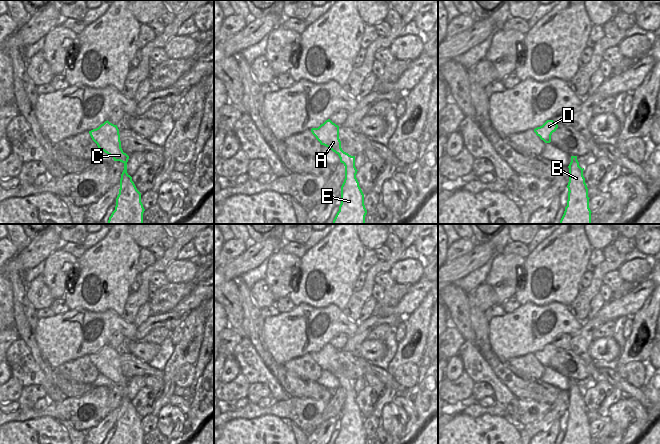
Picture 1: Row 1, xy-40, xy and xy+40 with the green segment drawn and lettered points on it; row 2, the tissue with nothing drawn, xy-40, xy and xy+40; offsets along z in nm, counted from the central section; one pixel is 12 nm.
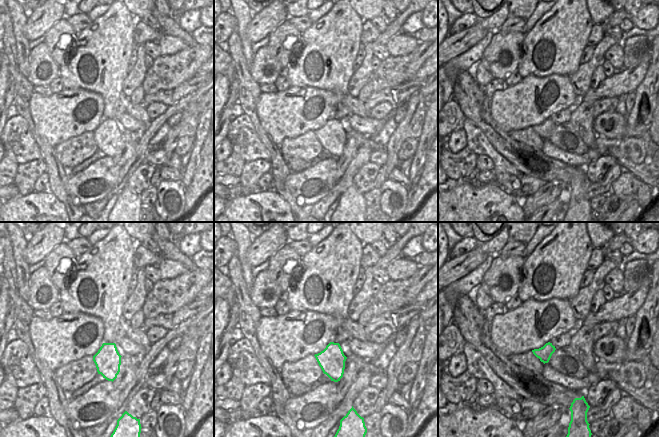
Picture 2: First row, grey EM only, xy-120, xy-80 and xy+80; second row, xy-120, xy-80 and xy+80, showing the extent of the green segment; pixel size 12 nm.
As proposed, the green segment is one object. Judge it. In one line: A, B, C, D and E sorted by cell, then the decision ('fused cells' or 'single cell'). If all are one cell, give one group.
groups A B C D E; single cell

